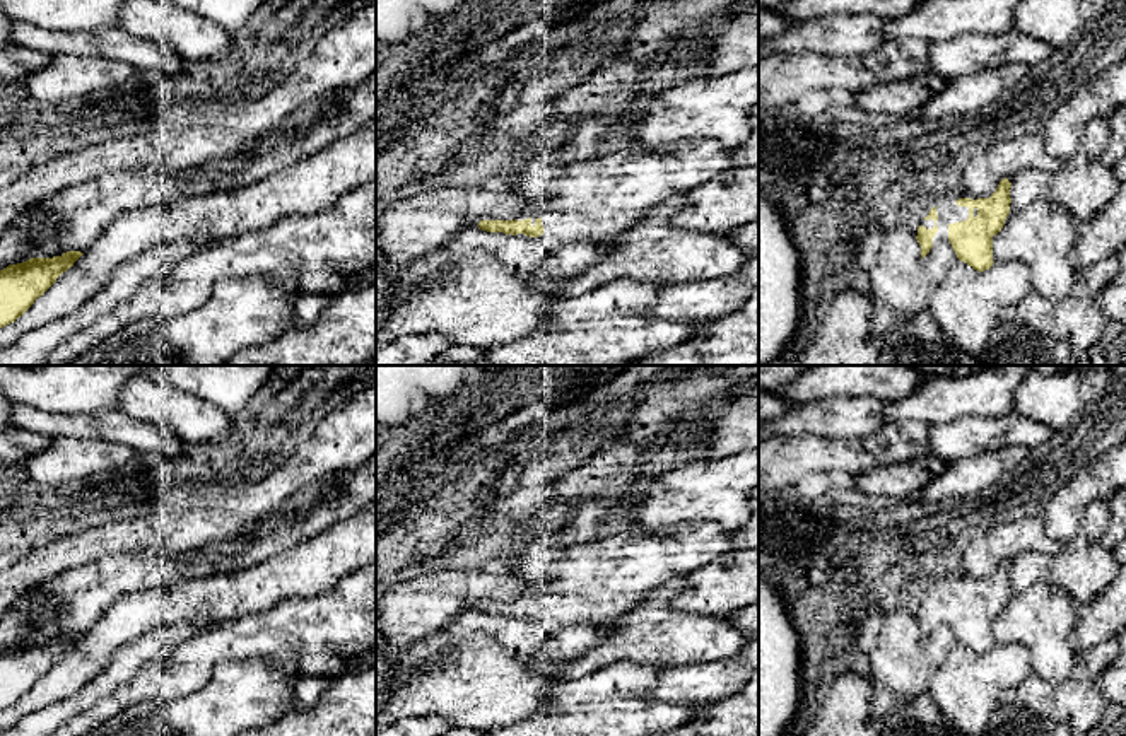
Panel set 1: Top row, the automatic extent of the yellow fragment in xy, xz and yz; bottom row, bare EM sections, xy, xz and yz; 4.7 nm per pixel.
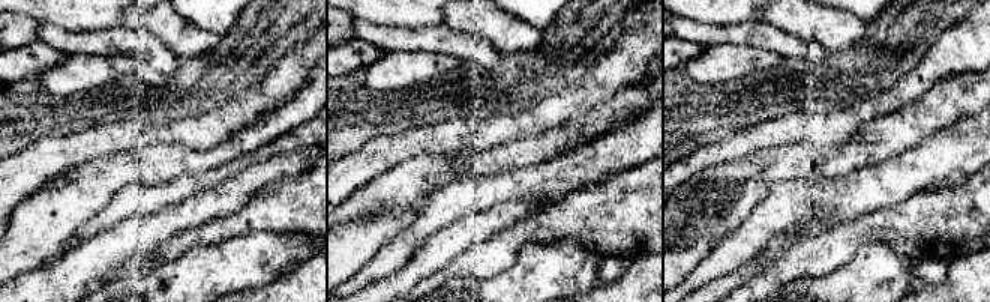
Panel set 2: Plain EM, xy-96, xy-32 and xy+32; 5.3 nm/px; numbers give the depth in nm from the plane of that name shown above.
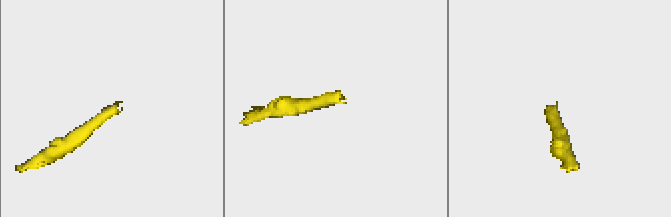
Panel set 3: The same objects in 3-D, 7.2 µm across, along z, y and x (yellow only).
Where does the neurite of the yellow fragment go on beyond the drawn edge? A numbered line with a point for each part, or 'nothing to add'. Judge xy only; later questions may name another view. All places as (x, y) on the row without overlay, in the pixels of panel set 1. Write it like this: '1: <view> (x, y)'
nothing to add

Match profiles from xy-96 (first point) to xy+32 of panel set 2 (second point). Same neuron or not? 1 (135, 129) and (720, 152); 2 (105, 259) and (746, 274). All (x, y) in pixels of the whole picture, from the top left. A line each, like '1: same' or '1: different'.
1: same
2: same

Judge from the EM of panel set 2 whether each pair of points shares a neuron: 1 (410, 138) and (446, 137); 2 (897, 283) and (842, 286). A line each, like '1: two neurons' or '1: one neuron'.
1: one neuron
2: one neuron

